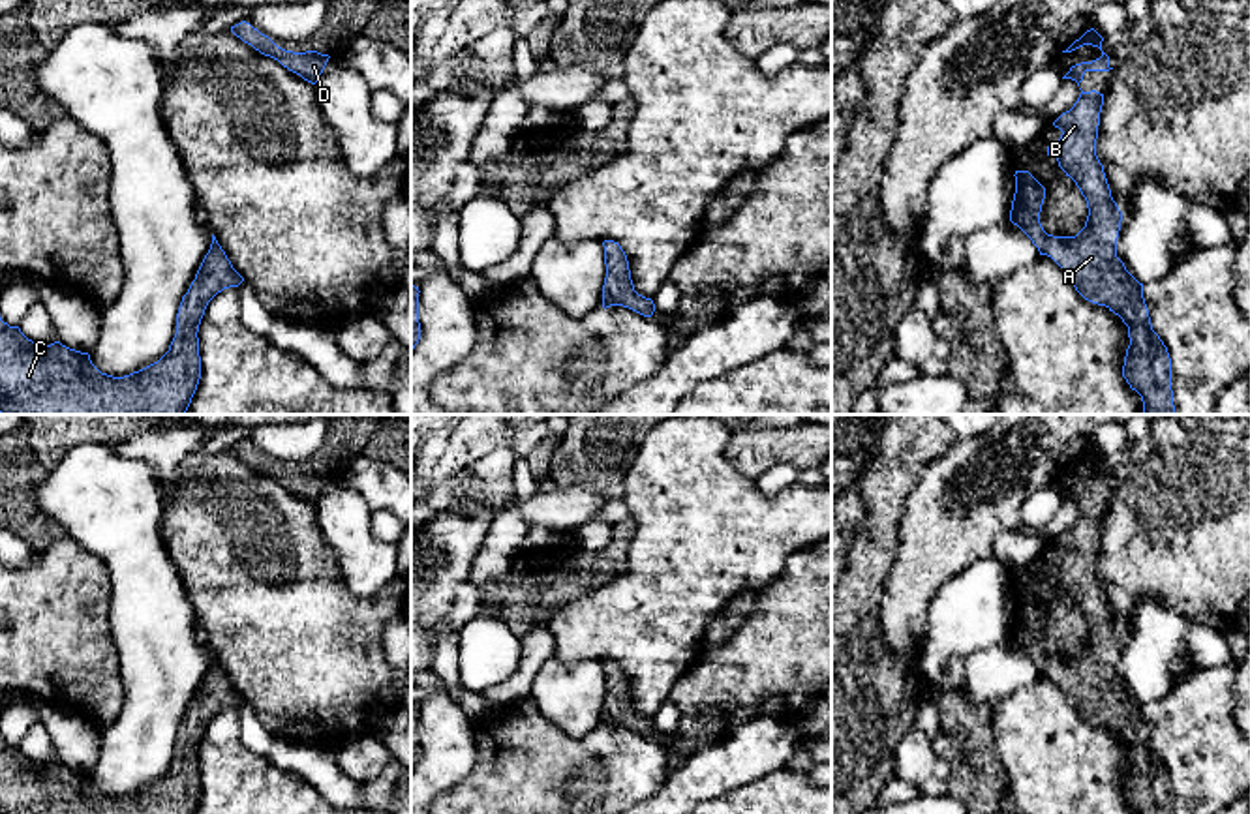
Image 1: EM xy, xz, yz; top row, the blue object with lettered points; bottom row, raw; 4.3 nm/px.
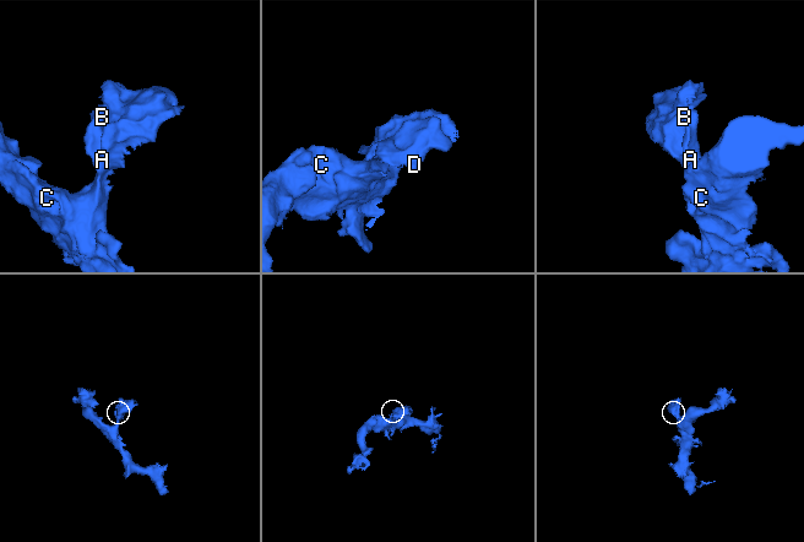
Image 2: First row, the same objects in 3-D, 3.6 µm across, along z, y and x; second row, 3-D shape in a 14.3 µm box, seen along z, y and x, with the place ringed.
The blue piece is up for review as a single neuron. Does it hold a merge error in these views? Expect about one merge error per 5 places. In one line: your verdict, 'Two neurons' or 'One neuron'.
One neuron

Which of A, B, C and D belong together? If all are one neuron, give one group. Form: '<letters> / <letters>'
A B C D

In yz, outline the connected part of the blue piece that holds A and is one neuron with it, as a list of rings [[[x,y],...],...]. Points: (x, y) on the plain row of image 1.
[[[1081,510],[1074,527],[1053,542],[1062,555],[1047,566],[1047,576],[1055,574],[1087,621],[1085,647],[1075,656],[1047,655],[1040,643],[1045,608],[1029,591],[1014,595],[1010,641],[1032,660],[1040,675],[1051,677],[1064,690],[1085,720],[1105,726],[1128,746],[1122,797],[1130,808],[1137,814],[1173,814],[1171,778],[1152,750],[1143,703],[1117,677],[1122,632],[1096,576],[1102,525],[1104,514]]]

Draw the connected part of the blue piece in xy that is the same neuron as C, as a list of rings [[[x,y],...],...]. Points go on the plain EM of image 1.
[[[212,655],[210,670],[182,716],[169,771],[124,797],[101,793],[88,773],[60,761],[32,761],[0,737],[0,814],[195,814],[201,799],[197,752],[205,730],[218,713],[242,701]]]

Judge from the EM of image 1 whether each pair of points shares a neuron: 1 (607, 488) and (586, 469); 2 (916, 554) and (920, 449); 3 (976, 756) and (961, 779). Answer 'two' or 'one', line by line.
1: one
2: two
3: one

